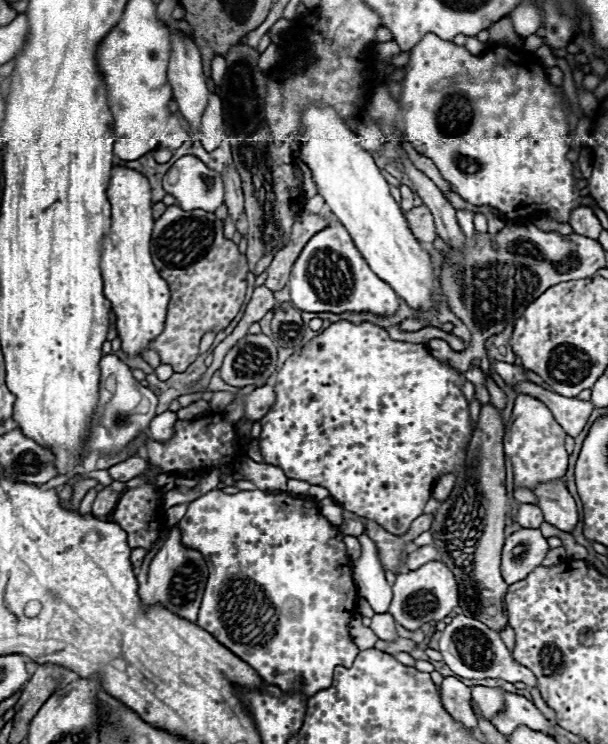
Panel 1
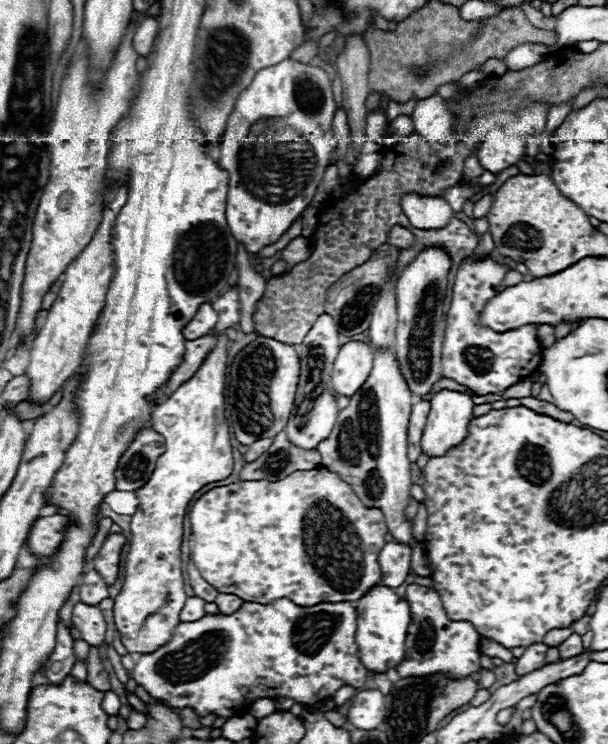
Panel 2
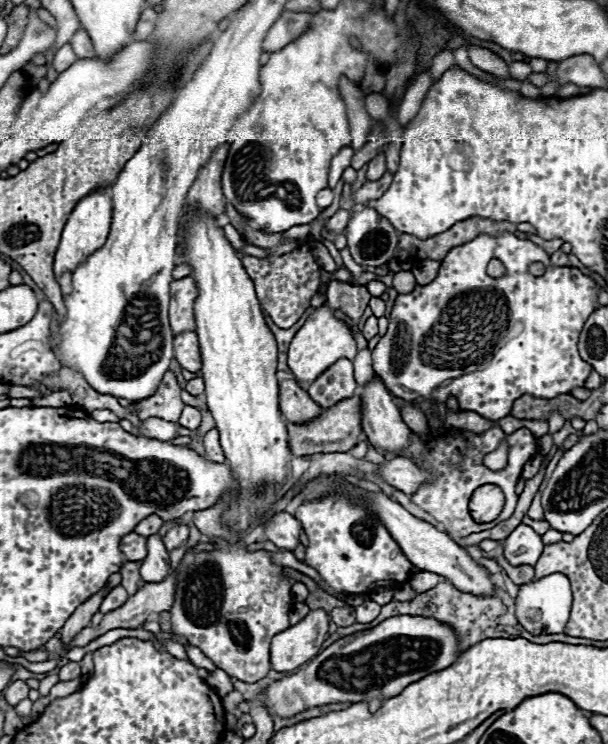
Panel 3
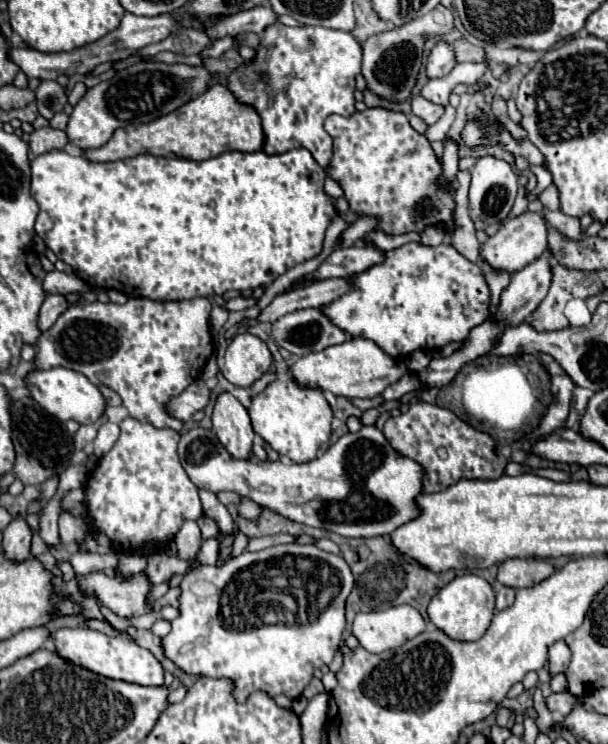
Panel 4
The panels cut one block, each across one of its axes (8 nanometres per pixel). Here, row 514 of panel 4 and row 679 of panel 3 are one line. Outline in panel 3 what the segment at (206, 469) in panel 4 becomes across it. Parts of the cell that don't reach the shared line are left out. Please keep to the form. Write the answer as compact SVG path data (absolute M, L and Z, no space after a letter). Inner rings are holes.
M394 616L376 628L340 638L310 660L298 674L272 682L264 694L254 698L254 702L264 704L270 714L280 714L284 718L330 702L354 704L368 700L370 710L376 710L380 698L392 698L410 682L420 680L428 672L446 668L456 662L460 652L462 648L458 648L456 634L446 624L422 616Z

